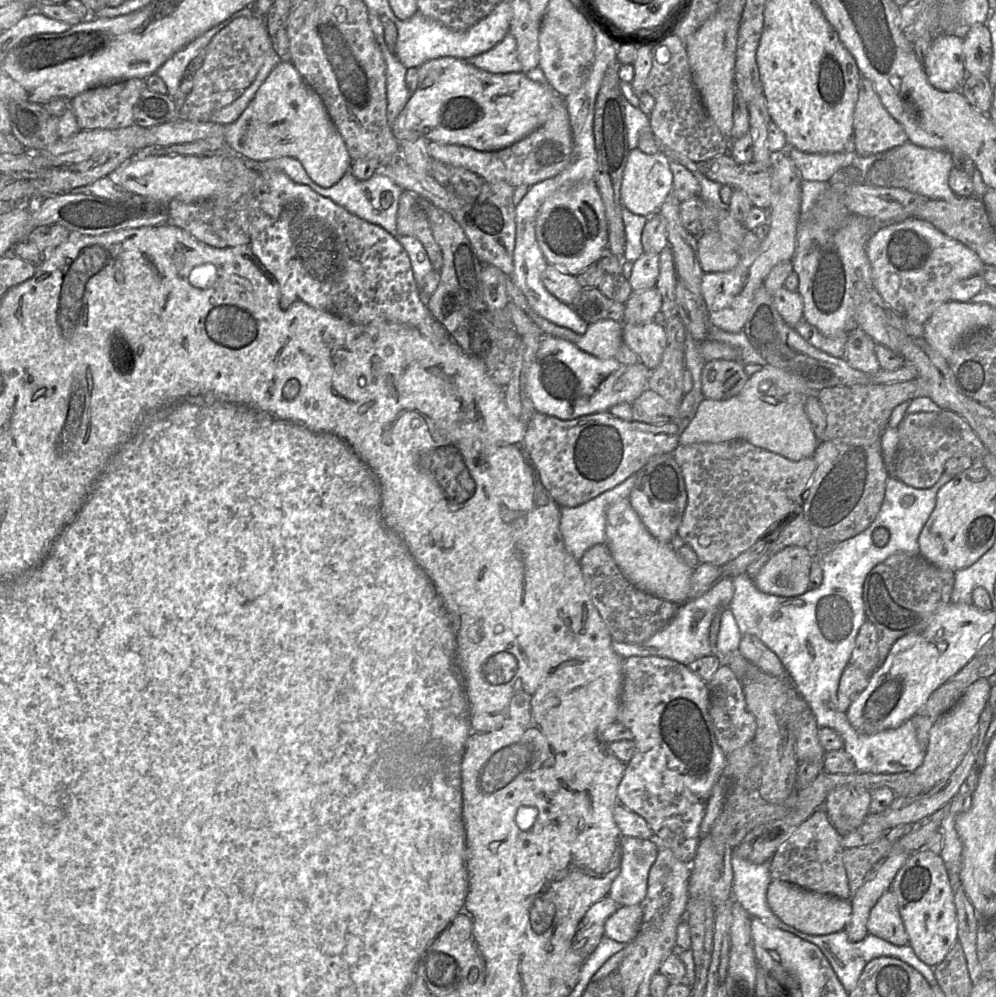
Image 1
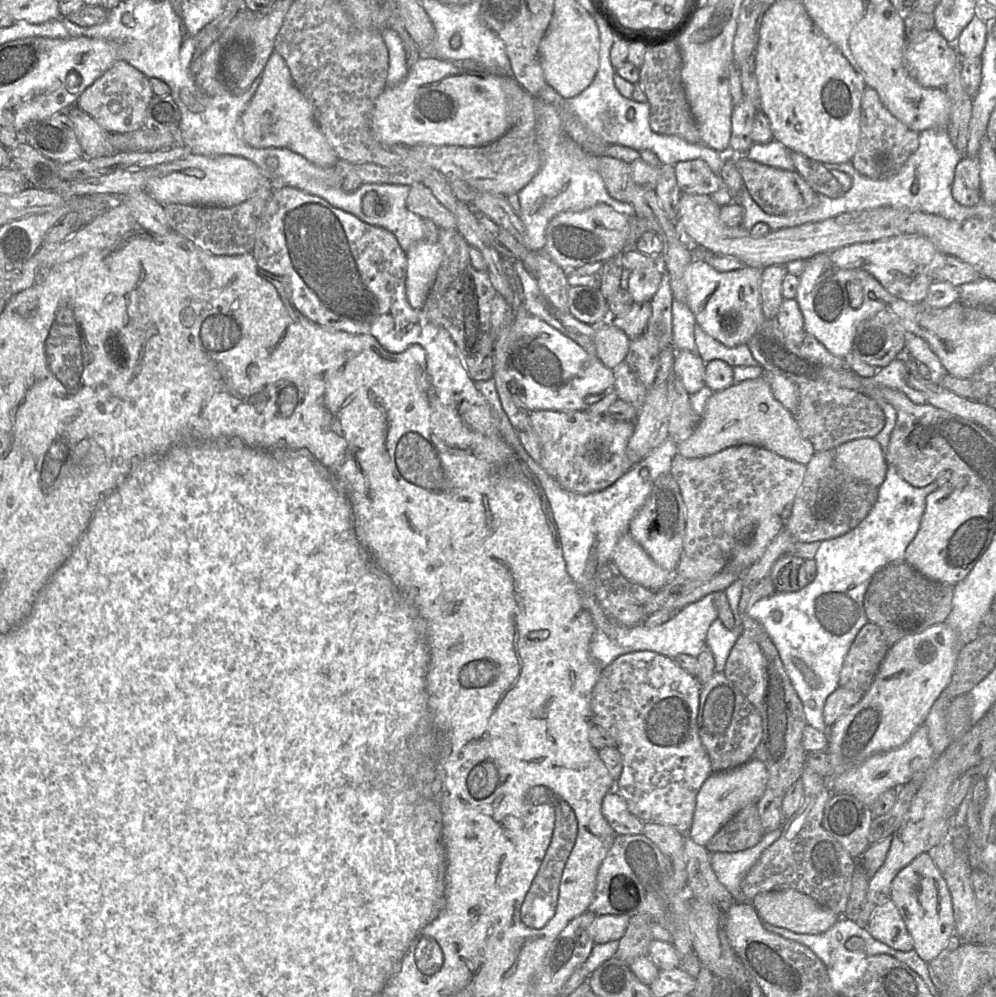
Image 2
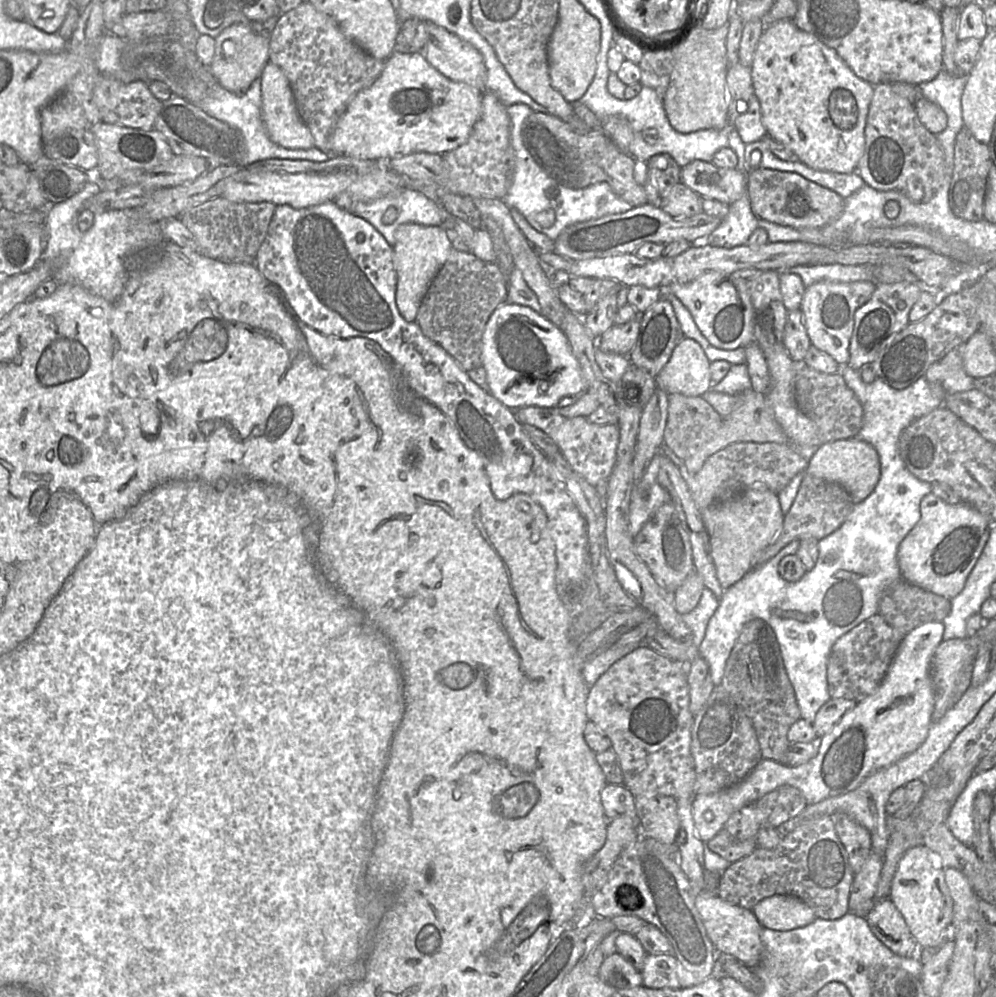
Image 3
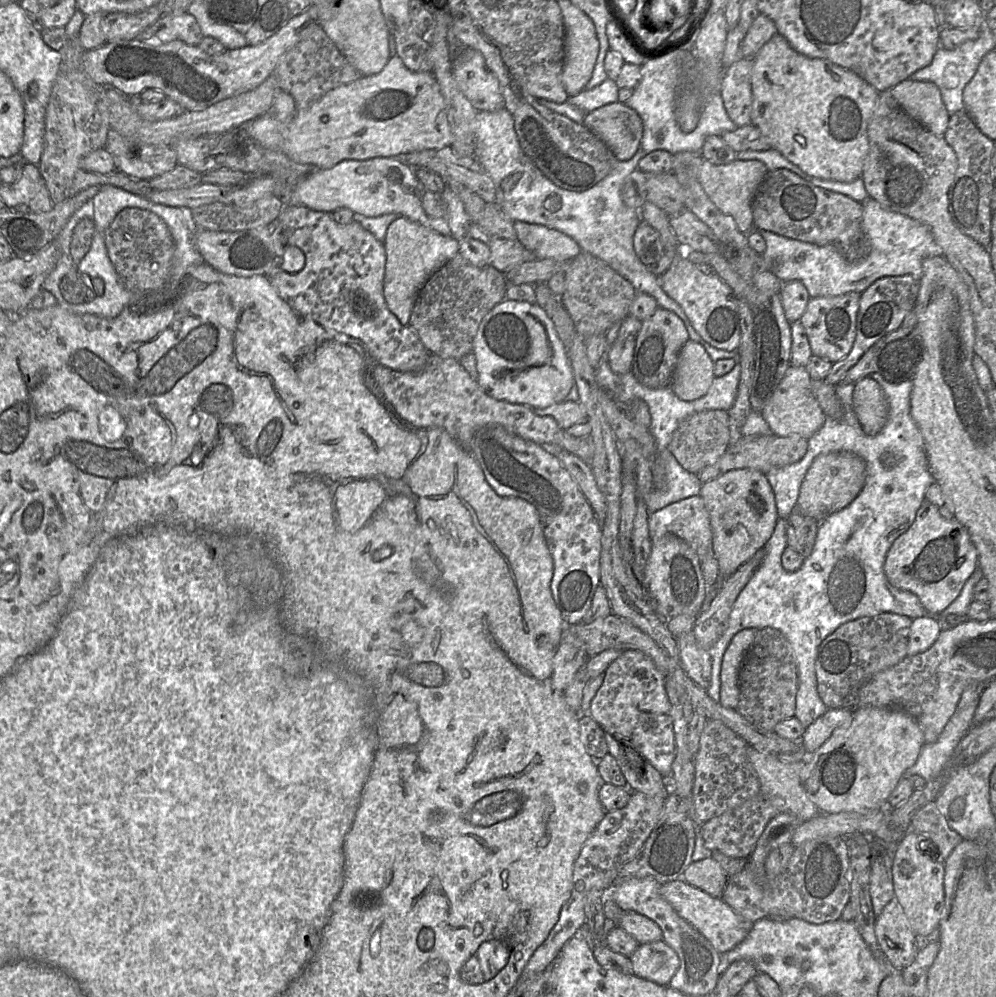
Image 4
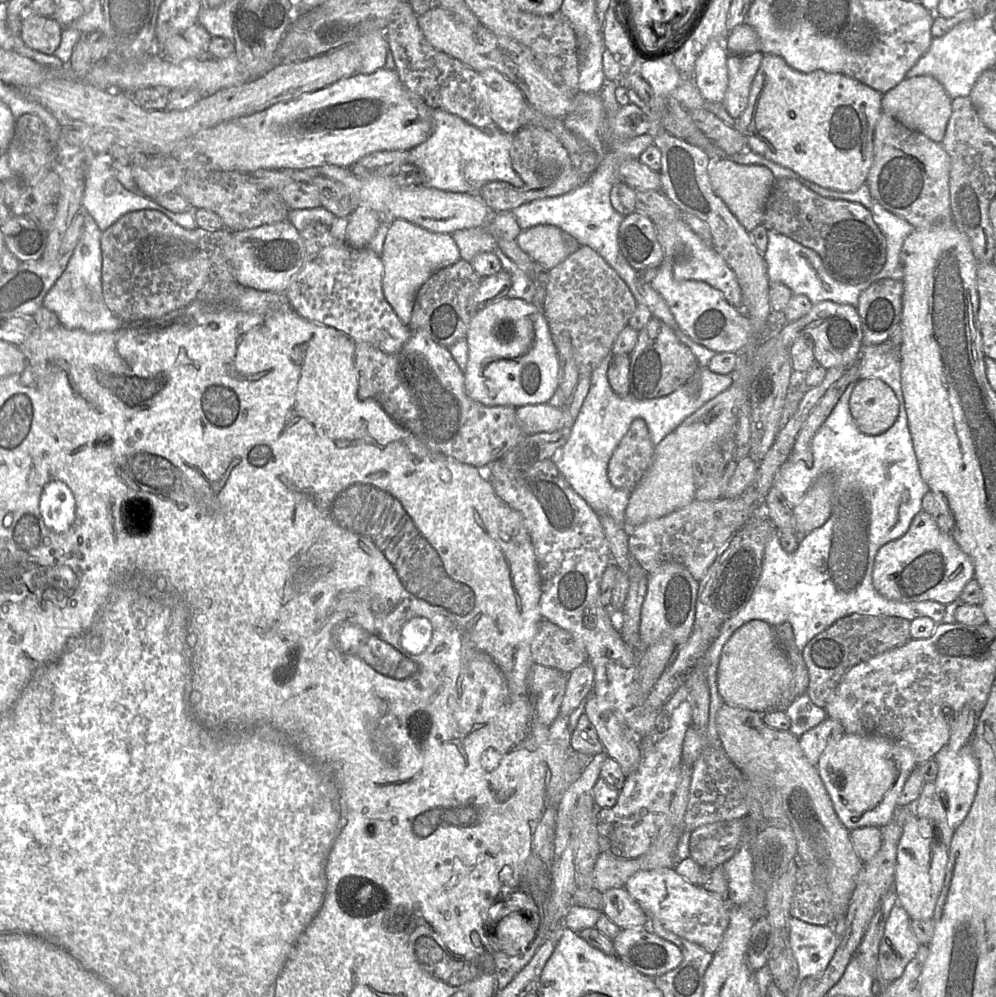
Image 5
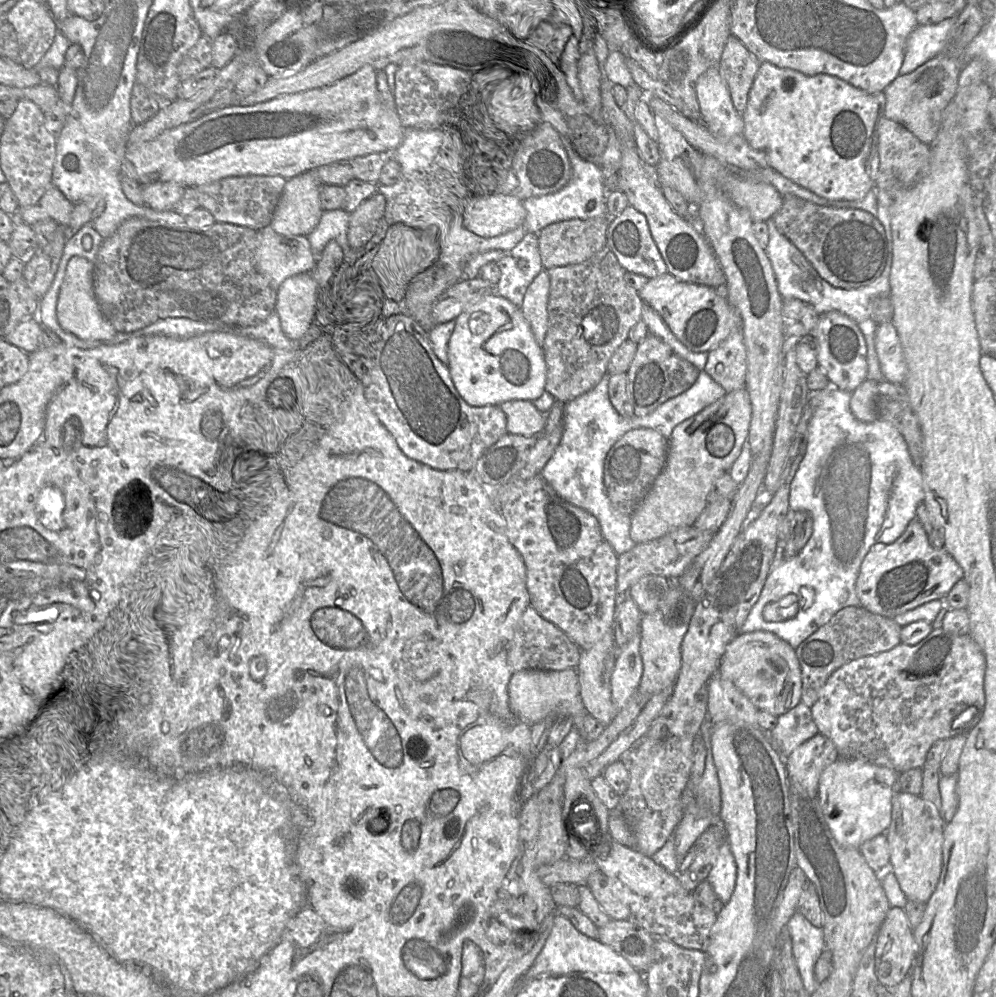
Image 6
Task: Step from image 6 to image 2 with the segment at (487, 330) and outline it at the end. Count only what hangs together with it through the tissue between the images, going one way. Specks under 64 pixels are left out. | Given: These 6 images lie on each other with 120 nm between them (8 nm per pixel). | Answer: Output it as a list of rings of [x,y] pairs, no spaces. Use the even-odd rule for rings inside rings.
[[[498,292],[491,304],[491,322],[496,339],[497,333],[505,327],[509,314],[513,317],[506,354],[510,391],[517,394],[530,412],[584,411],[588,405],[599,401],[605,392],[613,390],[615,378],[612,369],[540,318],[532,314],[516,316],[511,305]]]

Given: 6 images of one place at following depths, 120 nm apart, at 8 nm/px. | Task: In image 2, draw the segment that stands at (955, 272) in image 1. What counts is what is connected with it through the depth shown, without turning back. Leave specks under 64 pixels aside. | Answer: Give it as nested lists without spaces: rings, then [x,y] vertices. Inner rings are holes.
[[[901,235],[901,236],[895,236],[895,237],[875,241],[875,242],[853,244],[853,245],[844,246],[842,248],[839,248],[839,251],[831,251],[831,252],[828,252],[827,254],[828,254],[831,262],[834,265],[836,265],[840,268],[844,268],[844,269],[861,269],[861,270],[864,270],[864,271],[868,272],[869,274],[871,274],[876,280],[878,280],[879,283],[890,294],[894,295],[895,297],[897,297],[901,300],[904,300],[904,301],[912,303],[912,304],[919,304],[919,303],[922,303],[924,301],[930,285],[934,282],[933,281],[933,271],[936,268],[938,268],[939,266],[941,266],[943,261],[945,260],[945,257],[950,256],[950,255],[946,255],[946,254],[943,254],[942,252],[940,252],[932,241],[930,241],[929,239],[927,239],[923,236],[920,236],[920,235]]]

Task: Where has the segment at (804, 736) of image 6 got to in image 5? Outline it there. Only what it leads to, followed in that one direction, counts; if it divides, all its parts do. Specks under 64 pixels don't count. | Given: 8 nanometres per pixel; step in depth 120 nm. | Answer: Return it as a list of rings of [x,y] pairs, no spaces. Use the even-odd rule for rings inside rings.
[[[806,693],[797,697],[785,714],[791,721],[789,732],[796,737],[801,737],[828,718],[825,709],[815,705]]]

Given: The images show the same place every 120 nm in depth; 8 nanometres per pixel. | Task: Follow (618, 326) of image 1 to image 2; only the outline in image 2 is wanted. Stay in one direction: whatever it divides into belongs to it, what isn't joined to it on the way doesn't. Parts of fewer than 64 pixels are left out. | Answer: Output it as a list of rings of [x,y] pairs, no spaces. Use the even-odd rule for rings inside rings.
[[[605,321],[596,325],[594,343],[596,357],[613,370],[625,360],[630,339],[624,331]]]

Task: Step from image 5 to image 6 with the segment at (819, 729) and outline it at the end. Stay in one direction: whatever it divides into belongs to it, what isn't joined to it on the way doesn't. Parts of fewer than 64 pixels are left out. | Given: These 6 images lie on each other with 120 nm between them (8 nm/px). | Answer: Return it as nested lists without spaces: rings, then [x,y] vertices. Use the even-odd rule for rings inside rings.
[[[818,733],[808,739],[793,750],[788,758],[785,758],[785,764],[789,779],[789,789],[794,787],[798,792],[805,792],[809,797],[818,797],[819,780],[823,771],[839,758],[836,746],[831,739],[825,735]]]

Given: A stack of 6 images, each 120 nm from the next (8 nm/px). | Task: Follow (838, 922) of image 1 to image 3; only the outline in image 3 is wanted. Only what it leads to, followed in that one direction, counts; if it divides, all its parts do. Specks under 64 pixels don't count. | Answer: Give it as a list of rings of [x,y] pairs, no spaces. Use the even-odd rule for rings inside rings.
[[[783,894],[762,899],[752,911],[762,927],[779,931],[807,926],[817,918],[801,899]]]

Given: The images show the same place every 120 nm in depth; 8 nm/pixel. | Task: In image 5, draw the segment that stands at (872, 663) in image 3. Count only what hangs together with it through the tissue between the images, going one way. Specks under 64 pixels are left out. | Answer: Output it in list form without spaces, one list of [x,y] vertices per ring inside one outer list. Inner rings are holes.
[[[854,613],[838,619],[813,637],[802,650],[809,674],[806,694],[815,705],[825,708],[832,700],[840,681],[852,667],[888,650],[901,647],[910,639],[910,621],[904,618]]]

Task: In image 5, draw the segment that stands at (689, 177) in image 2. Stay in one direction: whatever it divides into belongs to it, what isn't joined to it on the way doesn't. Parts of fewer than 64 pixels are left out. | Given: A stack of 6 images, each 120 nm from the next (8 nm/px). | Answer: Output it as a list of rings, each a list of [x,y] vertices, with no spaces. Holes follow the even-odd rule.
[[[722,157],[710,163],[708,176],[714,193],[747,232],[761,224],[765,203],[775,181],[769,169],[761,165],[742,165]]]

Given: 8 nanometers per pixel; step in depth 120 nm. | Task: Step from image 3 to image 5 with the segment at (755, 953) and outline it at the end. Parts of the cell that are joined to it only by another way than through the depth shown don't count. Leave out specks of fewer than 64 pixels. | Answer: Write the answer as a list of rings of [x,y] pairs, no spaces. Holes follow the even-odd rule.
[[[657,868],[638,871],[624,885],[626,891],[641,906],[651,919],[657,919],[662,926],[686,940],[698,944],[706,951],[714,954],[729,925],[729,906],[701,886],[695,885],[679,875],[674,868]]]

